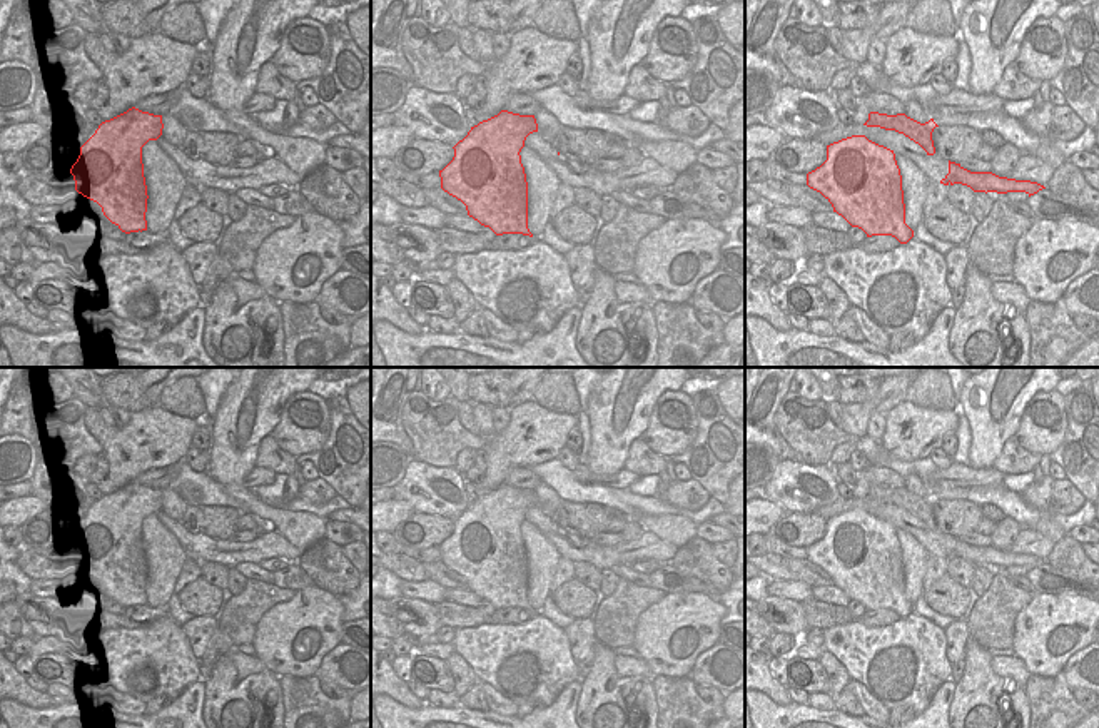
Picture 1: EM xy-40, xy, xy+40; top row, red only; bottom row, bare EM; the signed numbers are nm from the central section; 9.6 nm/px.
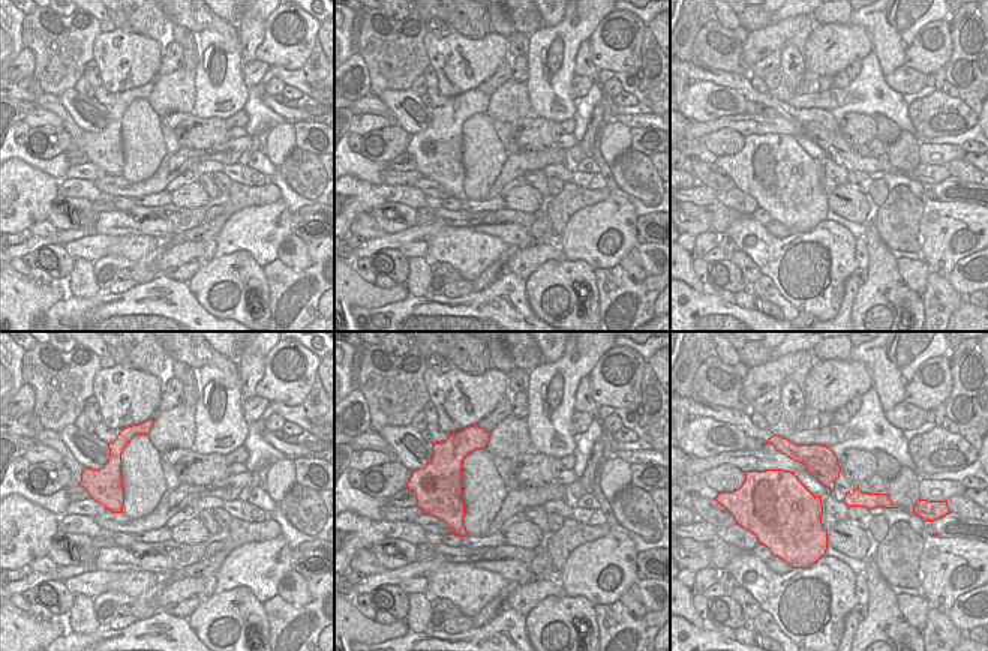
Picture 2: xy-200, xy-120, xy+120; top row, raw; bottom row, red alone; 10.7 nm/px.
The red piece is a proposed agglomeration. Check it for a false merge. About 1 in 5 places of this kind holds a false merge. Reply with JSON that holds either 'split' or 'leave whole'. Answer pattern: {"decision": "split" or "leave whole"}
{"decision": "split"}

